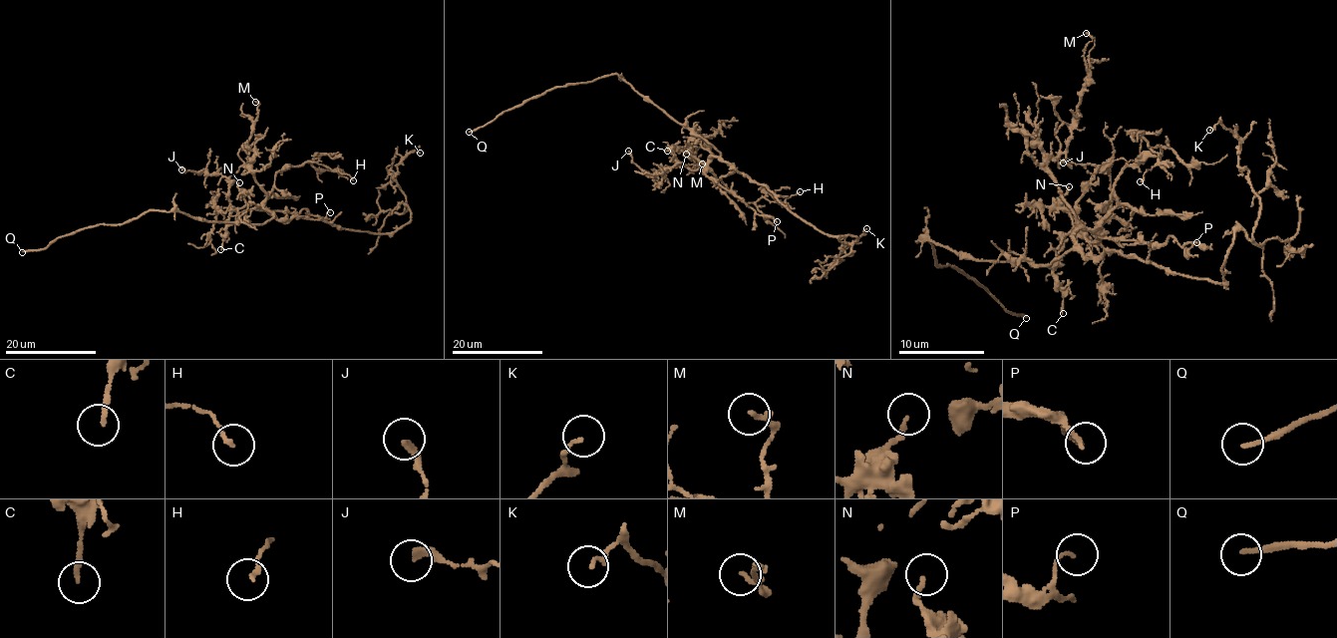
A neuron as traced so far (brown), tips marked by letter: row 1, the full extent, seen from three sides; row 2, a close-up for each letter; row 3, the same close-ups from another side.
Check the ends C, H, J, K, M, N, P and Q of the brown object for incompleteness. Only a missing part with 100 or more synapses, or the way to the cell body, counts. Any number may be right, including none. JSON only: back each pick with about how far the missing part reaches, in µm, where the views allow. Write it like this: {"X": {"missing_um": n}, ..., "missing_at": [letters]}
{"Q": {"missing_um": 15}, "missing_at": ["Q"]}

